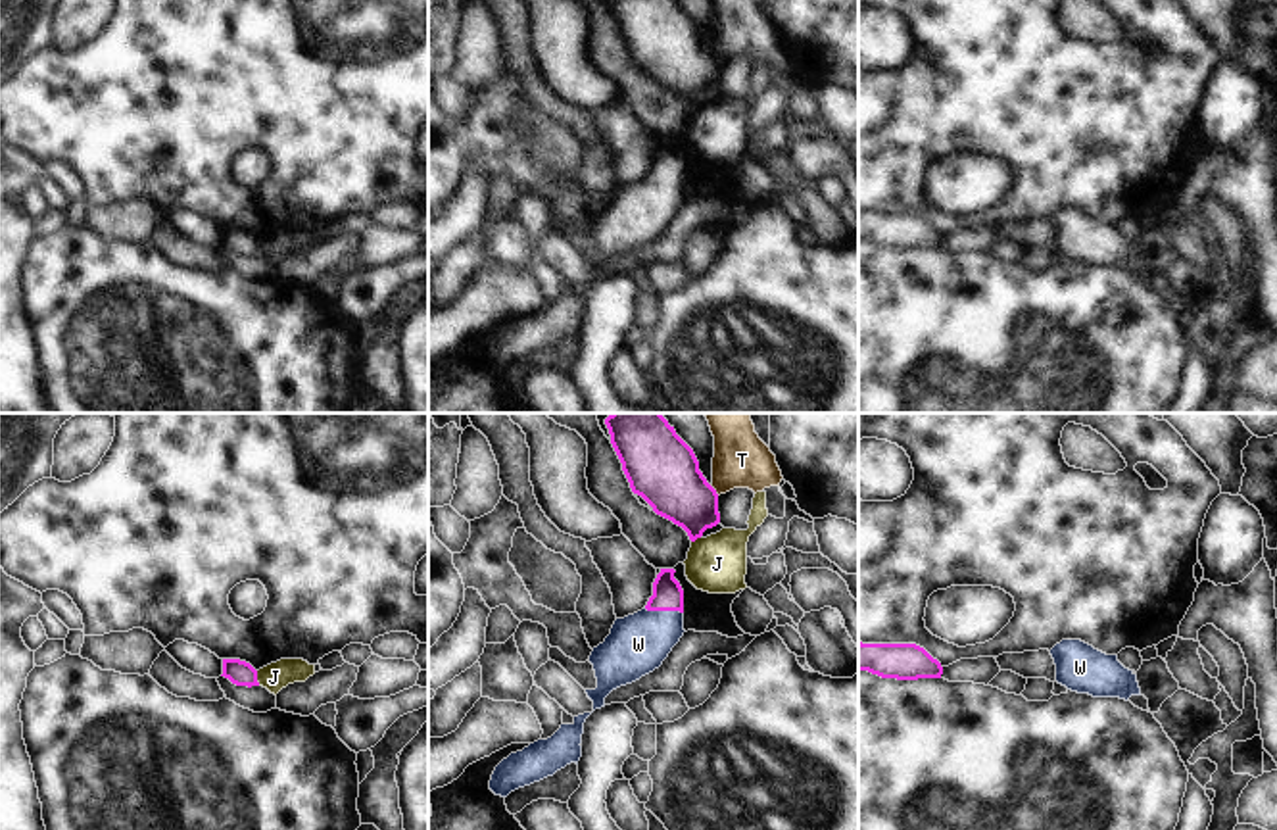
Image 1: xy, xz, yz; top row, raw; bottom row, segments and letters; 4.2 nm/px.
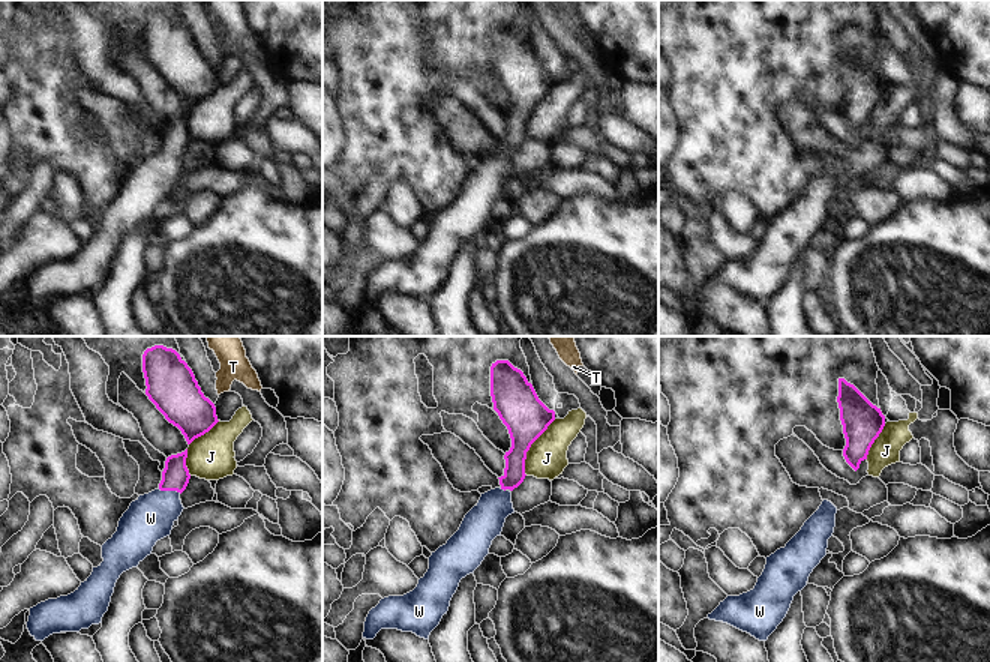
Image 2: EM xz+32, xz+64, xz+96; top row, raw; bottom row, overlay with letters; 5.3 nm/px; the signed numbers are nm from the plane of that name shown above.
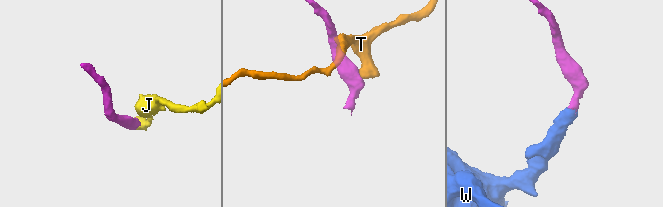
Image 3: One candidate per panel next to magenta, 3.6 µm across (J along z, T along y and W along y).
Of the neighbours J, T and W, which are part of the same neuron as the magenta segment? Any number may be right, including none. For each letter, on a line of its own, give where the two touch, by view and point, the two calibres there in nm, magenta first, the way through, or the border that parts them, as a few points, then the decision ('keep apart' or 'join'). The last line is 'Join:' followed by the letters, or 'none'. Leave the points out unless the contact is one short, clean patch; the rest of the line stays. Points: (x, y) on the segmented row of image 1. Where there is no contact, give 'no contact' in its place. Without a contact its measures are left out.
J: meets magenta in xy at (256, 679); 110 nm thick on the magenta side, 120 nm on the other; border along xy (256, 671), (260, 684); keep apart
T: meets magenta in xz at (715, 490); 300 nm thick on the magenta side, 240 nm on the other; border along xz (709, 485), (719, 494); keep apart
W: meets magenta in xz at (663, 610); 130 nm thick on the magenta side, 260 nm on the other; runs through xz (667, 592), (663, 610), (661, 621), (638, 644); join
Join: W

